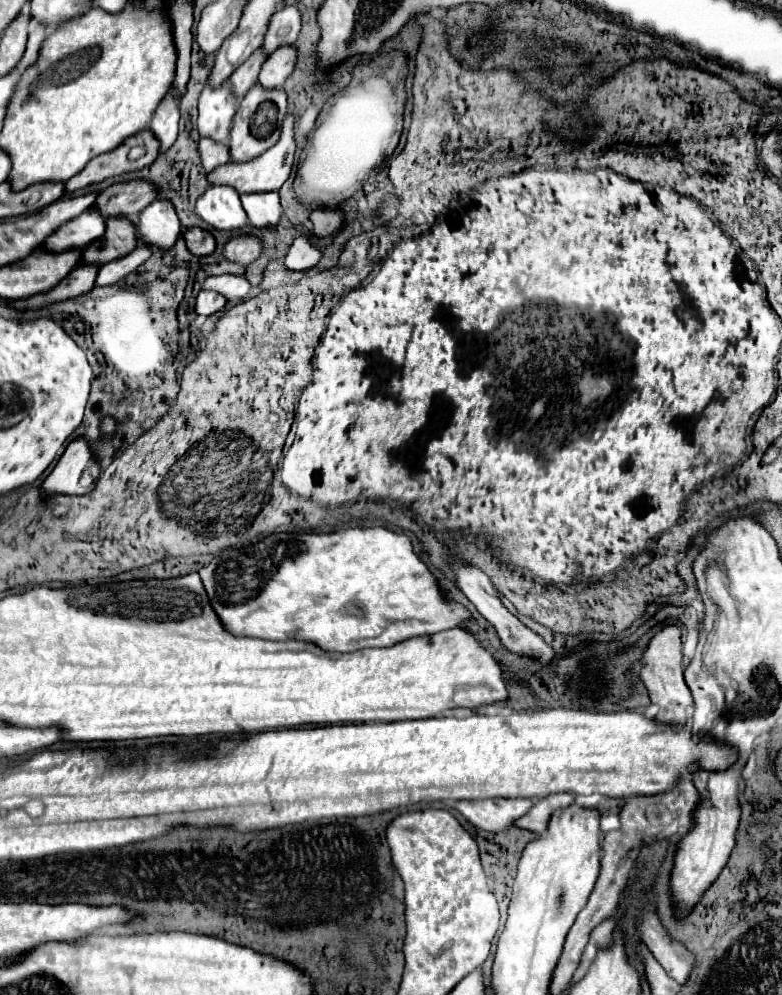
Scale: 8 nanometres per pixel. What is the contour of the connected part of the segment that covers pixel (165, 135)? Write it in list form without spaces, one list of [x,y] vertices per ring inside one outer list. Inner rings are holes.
[[[175,86],[169,88],[169,92],[161,100],[161,106],[157,106],[157,110],[153,114],[153,120],[149,124],[149,128],[153,130],[153,134],[161,142],[161,150],[169,148],[177,138],[177,122],[179,122],[181,98],[183,98],[183,94]]]

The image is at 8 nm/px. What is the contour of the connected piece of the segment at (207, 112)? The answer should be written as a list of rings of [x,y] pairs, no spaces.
[[[225,80],[221,86],[205,84],[199,96],[199,134],[223,144],[229,144],[229,130],[239,102],[229,86],[229,80]]]

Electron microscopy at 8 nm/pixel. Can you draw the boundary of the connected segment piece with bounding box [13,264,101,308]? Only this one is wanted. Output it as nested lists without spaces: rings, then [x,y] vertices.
[[[81,264],[77,266],[77,270],[71,270],[69,276],[65,276],[57,286],[55,290],[49,290],[45,294],[35,294],[31,298],[25,298],[25,300],[15,300],[13,306],[15,308],[41,308],[49,302],[59,302],[59,300],[67,300],[67,298],[75,298],[75,296],[81,296],[85,294],[87,290],[91,290],[95,286],[95,280],[97,280],[97,272],[99,272],[101,266],[97,264]]]

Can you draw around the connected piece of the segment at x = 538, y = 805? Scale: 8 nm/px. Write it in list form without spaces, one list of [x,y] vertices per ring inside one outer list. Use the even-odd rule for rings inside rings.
[[[551,794],[547,798],[541,798],[535,802],[533,810],[529,810],[529,814],[525,814],[525,818],[521,818],[521,822],[517,822],[517,826],[527,828],[527,830],[537,832],[537,834],[543,834],[549,826],[553,812],[567,808],[573,802],[575,802],[573,794]]]

